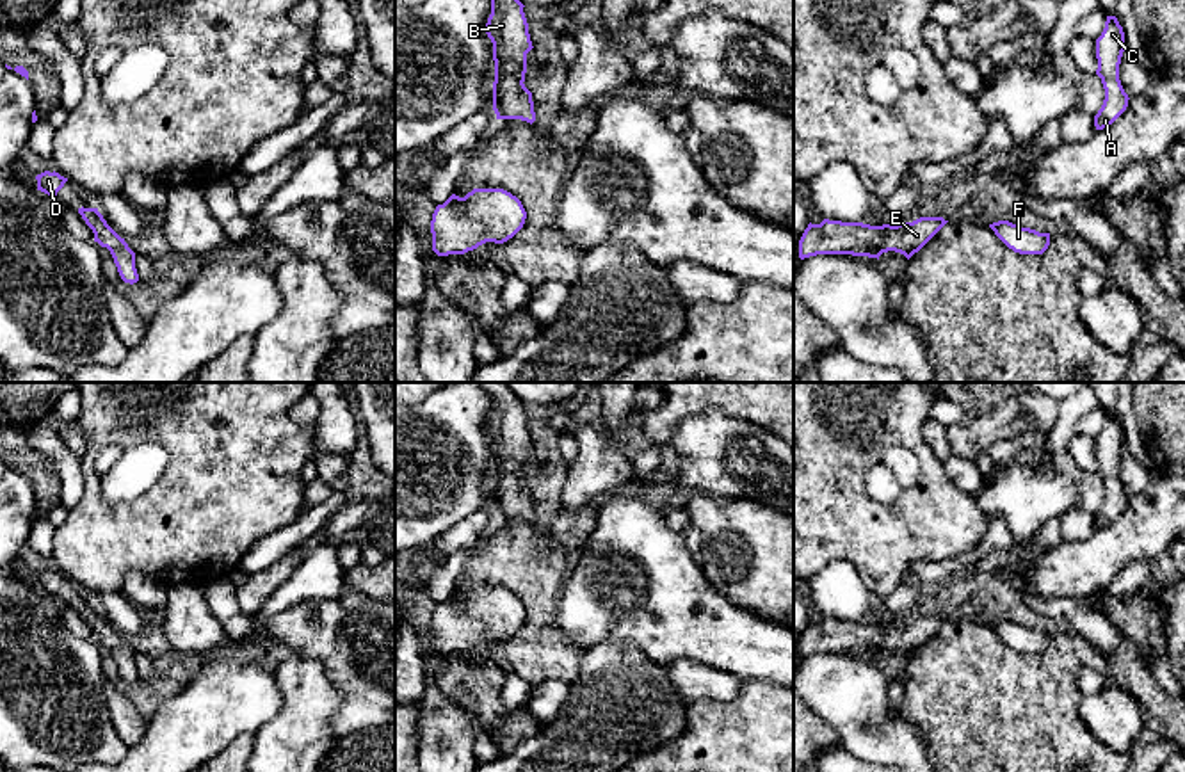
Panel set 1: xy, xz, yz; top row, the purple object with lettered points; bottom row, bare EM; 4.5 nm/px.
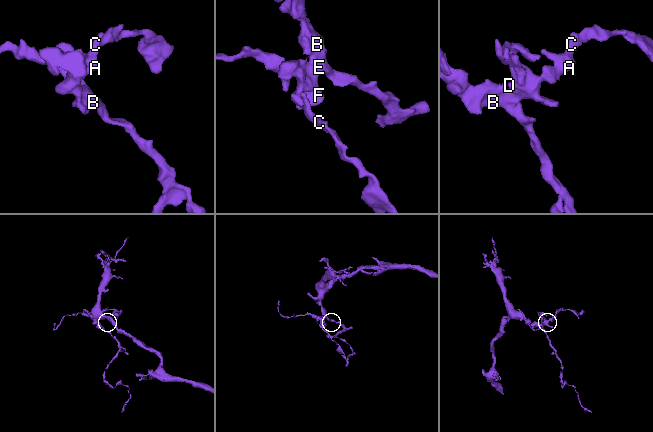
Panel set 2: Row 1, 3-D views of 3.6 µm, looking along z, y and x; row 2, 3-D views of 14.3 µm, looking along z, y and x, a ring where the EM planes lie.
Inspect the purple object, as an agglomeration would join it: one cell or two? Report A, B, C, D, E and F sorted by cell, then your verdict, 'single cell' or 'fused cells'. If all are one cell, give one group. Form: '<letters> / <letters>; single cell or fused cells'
A B C D E F; single cell

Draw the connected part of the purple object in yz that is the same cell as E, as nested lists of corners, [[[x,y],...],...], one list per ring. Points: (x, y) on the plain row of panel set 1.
[[[920,615],[897,624],[870,624],[824,617],[808,623],[799,639],[799,656],[817,653],[852,653],[877,656],[895,649],[907,658],[918,651],[948,619],[943,615]]]

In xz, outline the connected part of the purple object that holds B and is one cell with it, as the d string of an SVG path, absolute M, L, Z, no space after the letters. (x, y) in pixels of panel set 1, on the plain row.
M475 382L491 397L486 432L493 441L496 518L536 519L532 491L525 486L527 452L534 446L523 402L504 382Z

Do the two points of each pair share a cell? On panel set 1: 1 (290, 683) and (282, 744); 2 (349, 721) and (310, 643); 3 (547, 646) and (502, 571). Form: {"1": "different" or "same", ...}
{"1": "same", "2": "same", "3": "same"}

